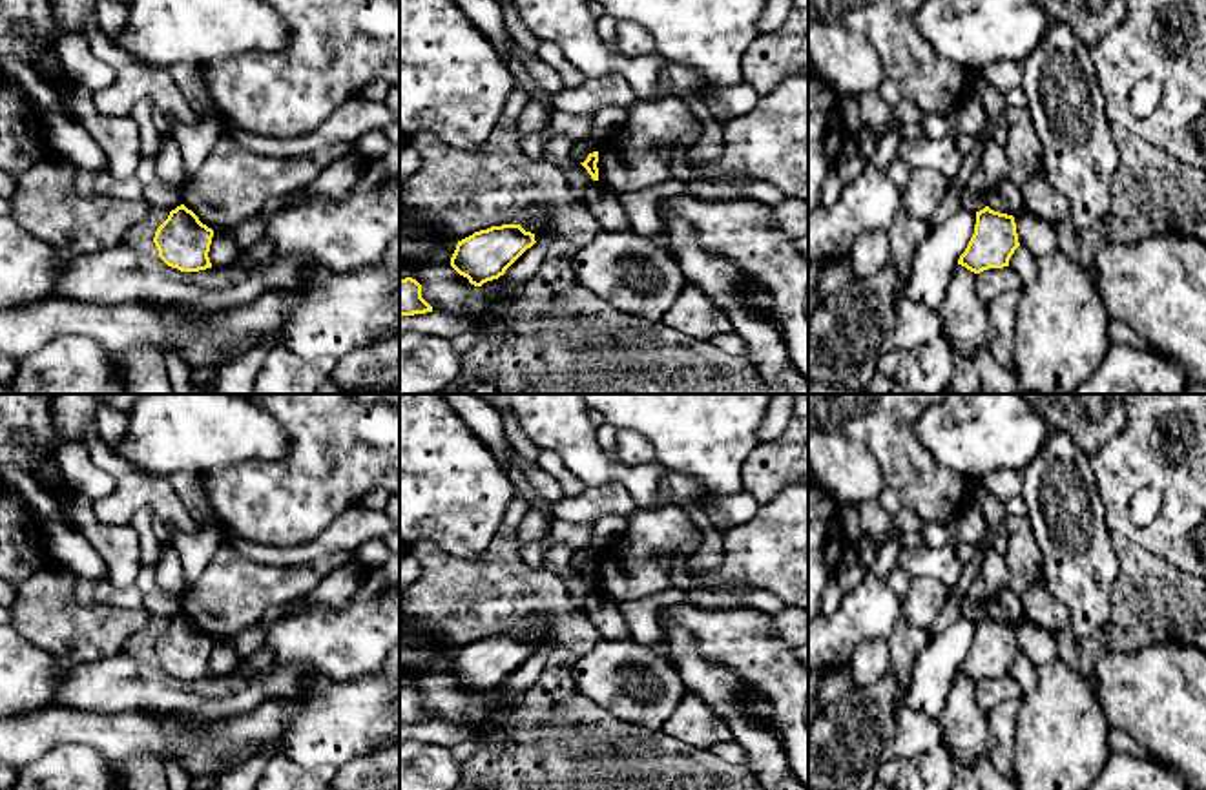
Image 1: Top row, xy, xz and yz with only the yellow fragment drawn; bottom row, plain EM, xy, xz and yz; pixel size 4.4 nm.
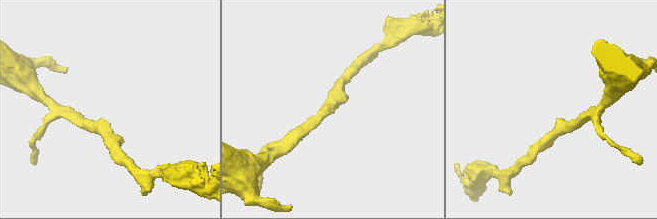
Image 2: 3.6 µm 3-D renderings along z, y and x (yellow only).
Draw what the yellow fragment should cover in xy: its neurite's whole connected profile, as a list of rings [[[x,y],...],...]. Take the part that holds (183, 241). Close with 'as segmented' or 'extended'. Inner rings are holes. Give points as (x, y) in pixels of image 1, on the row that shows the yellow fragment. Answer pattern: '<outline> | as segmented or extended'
[[[184,204],[170,212],[168,219],[157,228],[153,243],[159,257],[181,272],[199,272],[212,268],[208,252],[213,230]]] | as segmented

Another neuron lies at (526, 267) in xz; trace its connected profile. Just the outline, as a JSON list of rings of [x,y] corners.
[[[535,243],[505,270],[505,292],[522,290],[542,266],[549,243]]]

